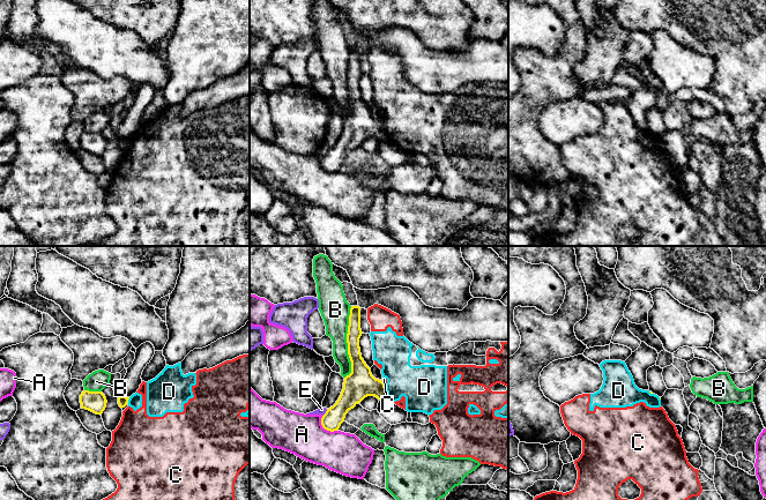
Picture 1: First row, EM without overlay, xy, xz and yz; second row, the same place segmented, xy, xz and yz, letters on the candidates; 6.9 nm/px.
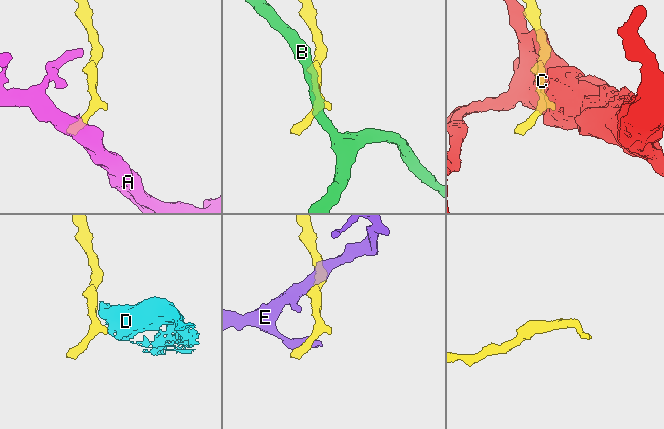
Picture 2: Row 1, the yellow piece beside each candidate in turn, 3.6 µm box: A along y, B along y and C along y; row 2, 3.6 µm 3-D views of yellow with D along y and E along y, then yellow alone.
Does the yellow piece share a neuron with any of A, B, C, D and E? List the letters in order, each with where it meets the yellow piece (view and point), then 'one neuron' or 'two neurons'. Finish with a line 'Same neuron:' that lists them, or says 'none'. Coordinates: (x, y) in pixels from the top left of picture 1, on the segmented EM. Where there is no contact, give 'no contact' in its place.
A: meets yellow in xz at (325, 428); two neurons
B: meets yellow in xz at (347, 342); two neurons
C: meets yellow in xz at (384, 383); two neurons
D: meets yellow in xz at (386, 393); two neurons
E: meets yellow in xz at (326, 412); two neurons
Same neuron: none

